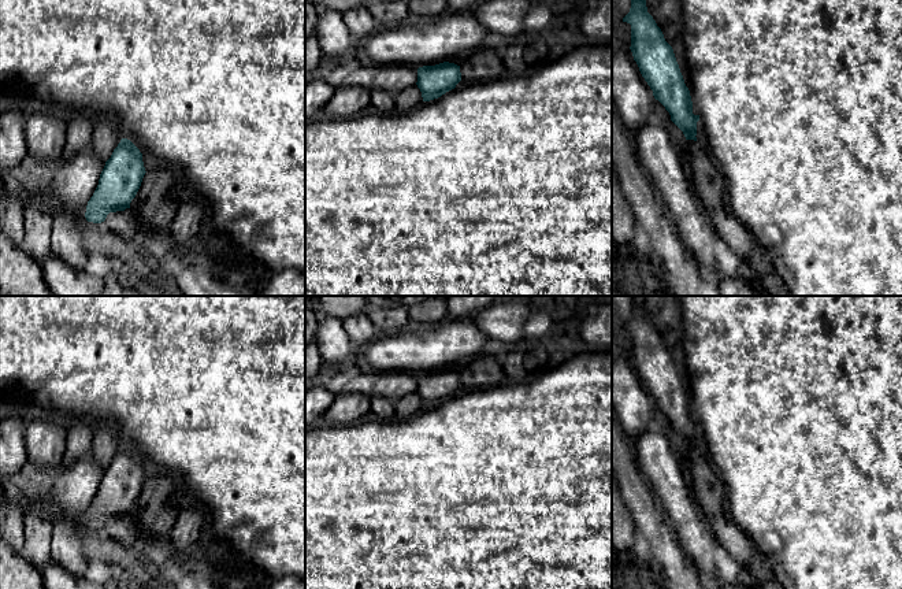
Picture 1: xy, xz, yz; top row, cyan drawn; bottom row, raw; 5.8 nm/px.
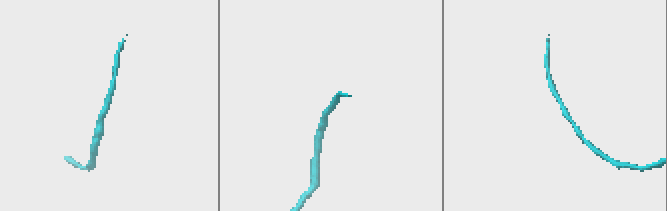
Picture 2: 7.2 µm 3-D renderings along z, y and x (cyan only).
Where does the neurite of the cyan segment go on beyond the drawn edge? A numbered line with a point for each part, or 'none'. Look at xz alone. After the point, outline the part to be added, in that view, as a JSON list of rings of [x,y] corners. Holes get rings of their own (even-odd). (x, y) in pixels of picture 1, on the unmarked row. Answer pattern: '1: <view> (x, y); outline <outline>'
none

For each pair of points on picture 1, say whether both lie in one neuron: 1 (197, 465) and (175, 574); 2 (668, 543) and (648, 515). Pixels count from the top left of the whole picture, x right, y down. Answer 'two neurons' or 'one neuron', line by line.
1: two neurons
2: one neuron

